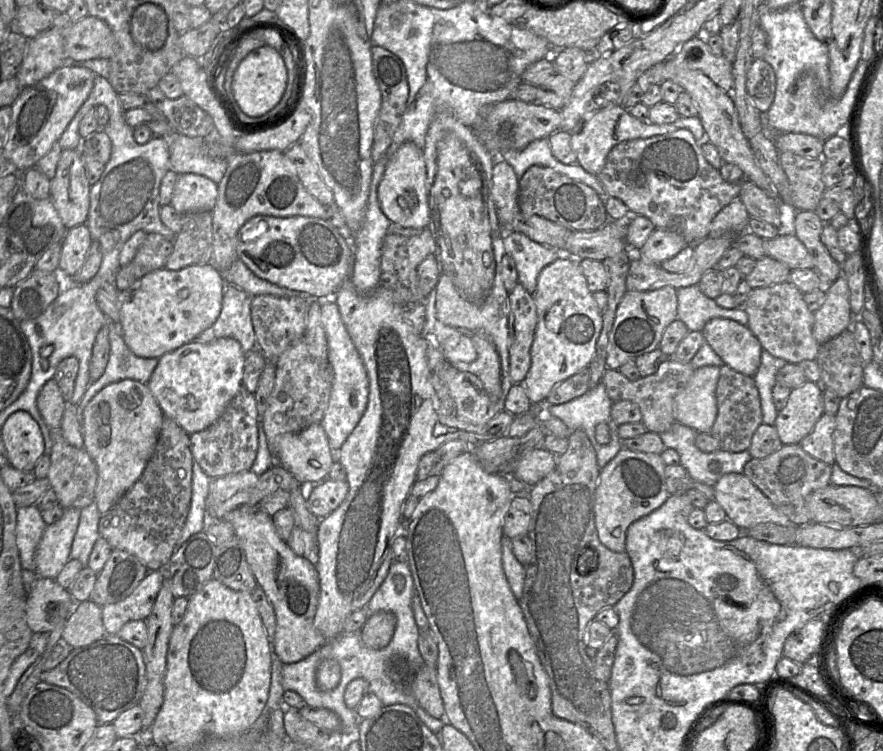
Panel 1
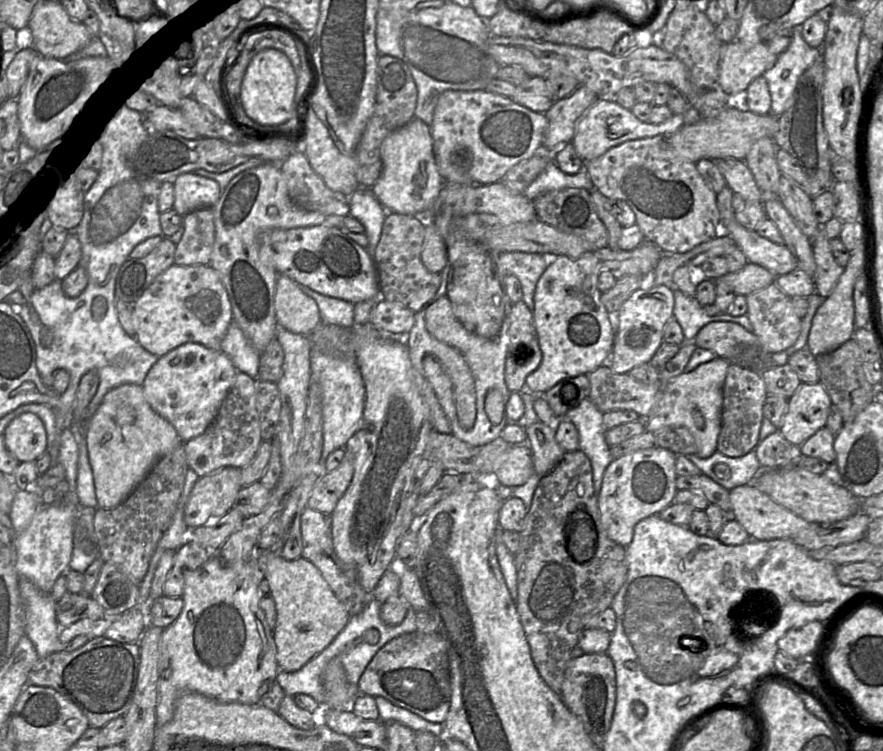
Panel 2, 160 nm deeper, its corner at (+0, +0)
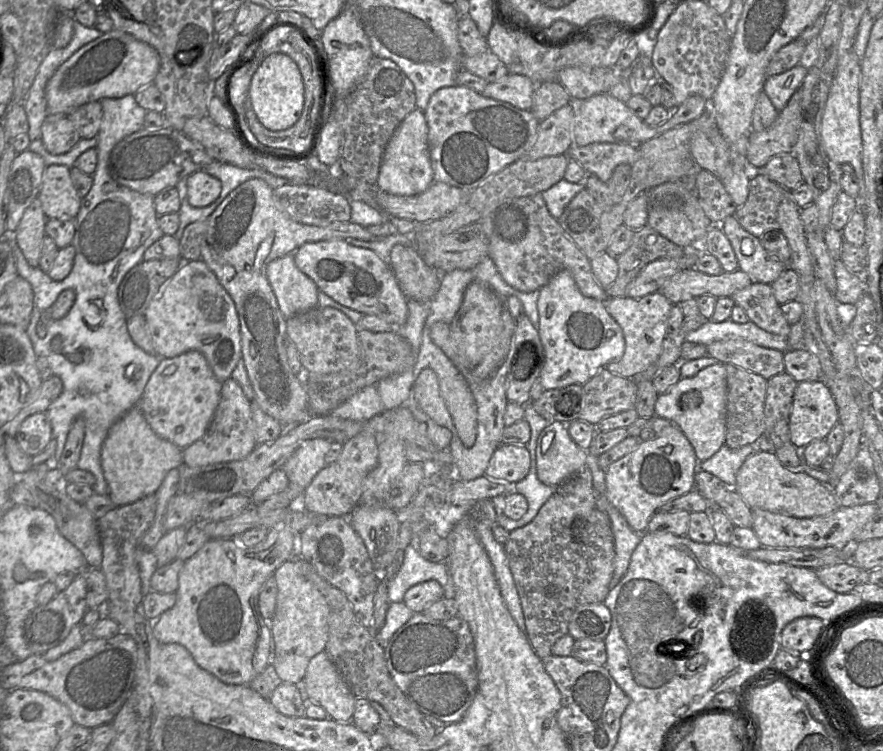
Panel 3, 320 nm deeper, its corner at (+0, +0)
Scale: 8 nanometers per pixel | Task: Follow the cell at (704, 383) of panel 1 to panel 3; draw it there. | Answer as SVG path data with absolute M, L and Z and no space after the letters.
M717 362L689 378L680 378L667 392L658 395L655 416L675 424L694 448L696 457L705 461L724 444L726 436L727 380L725 365Z

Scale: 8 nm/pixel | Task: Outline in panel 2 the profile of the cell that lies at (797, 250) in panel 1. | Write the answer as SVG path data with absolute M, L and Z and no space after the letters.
M728 186L717 194L720 230L735 241L749 263L766 268L776 277L798 269L797 260L785 244L773 243L757 232L746 229L736 220L732 207L733 194Z

